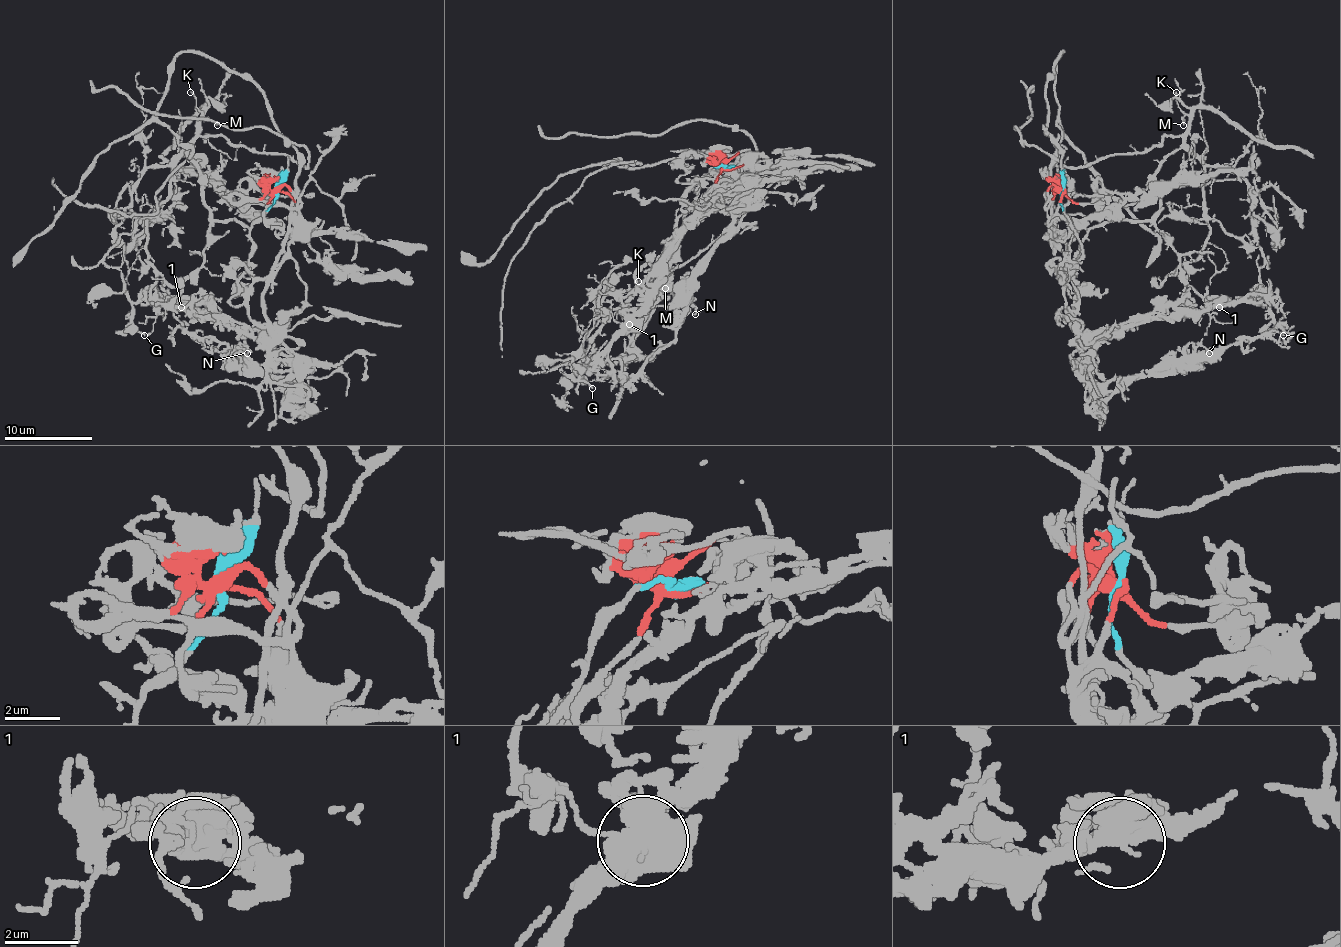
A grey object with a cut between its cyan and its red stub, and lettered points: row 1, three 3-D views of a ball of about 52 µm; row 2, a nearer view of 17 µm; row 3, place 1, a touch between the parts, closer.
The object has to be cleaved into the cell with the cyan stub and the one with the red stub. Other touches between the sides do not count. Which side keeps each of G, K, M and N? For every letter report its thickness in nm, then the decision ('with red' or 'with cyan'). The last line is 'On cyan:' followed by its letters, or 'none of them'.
G: calibre 120 nm; with red
K: calibre 100 nm; with cyan
M: calibre 80 nm; with cyan
N: calibre 170 nm; with red
On cyan: K, M

